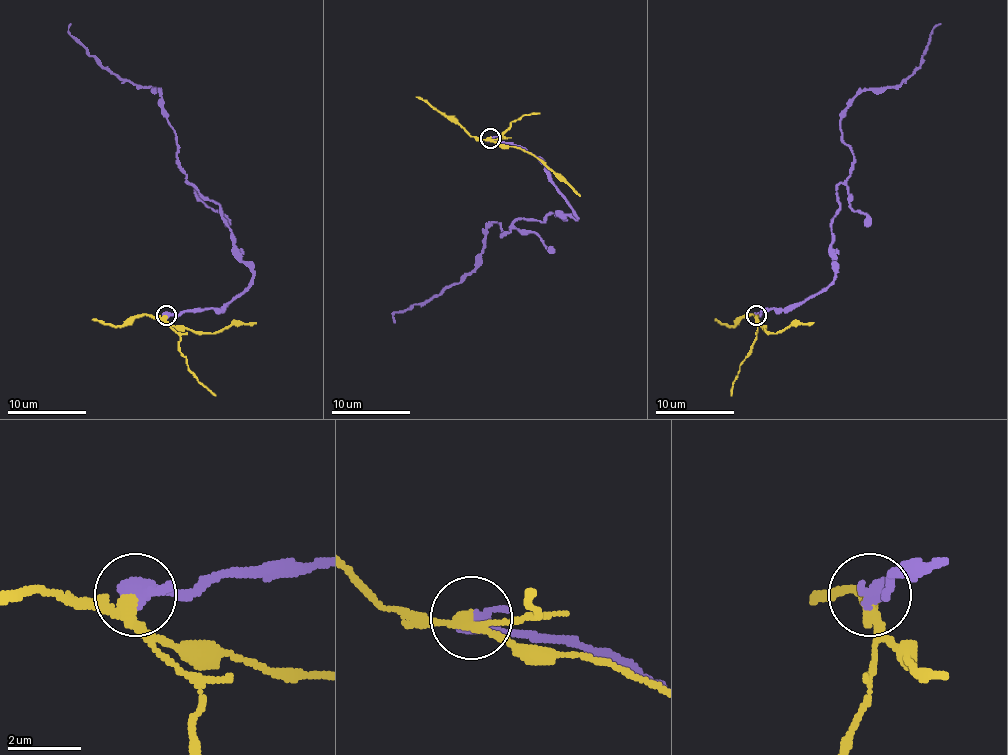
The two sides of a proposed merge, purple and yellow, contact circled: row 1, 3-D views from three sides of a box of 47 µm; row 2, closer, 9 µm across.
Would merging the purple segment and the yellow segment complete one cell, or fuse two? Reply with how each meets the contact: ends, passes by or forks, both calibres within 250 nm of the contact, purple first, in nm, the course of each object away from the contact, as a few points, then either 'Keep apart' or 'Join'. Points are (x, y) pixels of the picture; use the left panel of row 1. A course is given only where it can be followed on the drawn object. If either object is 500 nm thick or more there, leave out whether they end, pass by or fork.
Thickness 500 nm (purple) against 280 nm. Course of purple: (165, 316), (221, 308), (253, 270), (219, 205), (183, 173), (160, 90), (104, 69), (70, 33), (70, 23). Course of yellow: (165, 316), (173, 326), (213, 334), (231, 324), (256, 322). Keep apart

